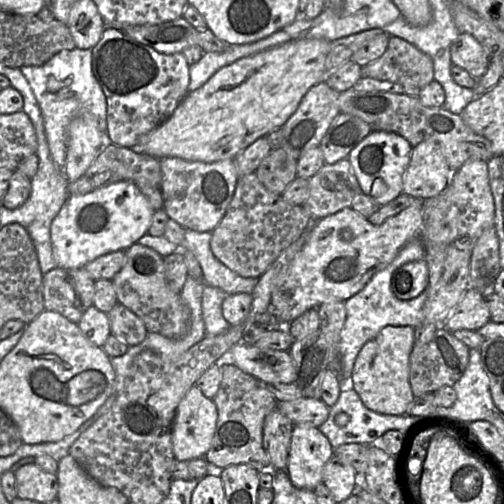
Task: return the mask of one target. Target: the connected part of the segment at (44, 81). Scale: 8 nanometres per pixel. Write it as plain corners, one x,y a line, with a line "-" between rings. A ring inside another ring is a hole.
76,48
73,50
62,50
53,56
49,61
47,61
42,66
24,66
20,68
20,71
25,76
29,82
32,91
37,99
38,105
41,109
43,117
43,127
45,132
45,137
47,140
47,145
51,159
55,165
62,169
66,162
66,153
67,153
67,129
70,122
77,116
79,113
88,111
95,115
99,122
106,123
106,112
107,112
107,102
105,94
98,81
96,80
92,72
92,53
91,49
79,49
-
67,78
71,79
69,84
66,84
61,89
53,92
48,86
49,79
55,81
65,82

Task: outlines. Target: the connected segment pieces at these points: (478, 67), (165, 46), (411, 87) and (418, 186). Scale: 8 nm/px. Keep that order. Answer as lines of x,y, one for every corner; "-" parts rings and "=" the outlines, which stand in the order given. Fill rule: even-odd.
460,33
450,48
453,65
466,70
475,79
480,79
487,71
489,57
486,49
467,33
=
182,17
161,24
107,25
107,27
119,29
127,36
143,44
149,45
152,48
164,54
180,53
187,47
196,46
197,36
199,34
199,31
=
391,36
385,53
362,67
362,76
400,84
404,89
404,94
418,97
423,88
434,81
434,66
430,56
409,42
=
423,141
412,149
404,174
403,193
421,199
434,198
448,186
452,173
440,146
433,141

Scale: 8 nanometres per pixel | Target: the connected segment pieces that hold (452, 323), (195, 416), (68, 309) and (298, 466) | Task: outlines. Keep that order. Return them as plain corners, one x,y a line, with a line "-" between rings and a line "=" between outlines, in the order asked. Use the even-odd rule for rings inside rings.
468,289
447,319
445,329
477,331
490,320
486,296
477,289
=
192,387
179,403
172,426
174,459
189,462
204,458
209,451
217,424
217,408
213,400
=
54,268
43,275
44,308
55,311
78,324
83,312
75,307
73,292
68,283
68,270
=
294,424
286,474
295,487
314,491
322,483
323,468
334,456
334,448
316,427

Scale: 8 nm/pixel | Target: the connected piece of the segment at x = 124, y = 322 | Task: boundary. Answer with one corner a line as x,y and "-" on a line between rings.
117,302
107,314
111,335
129,347
140,344
146,338
148,331
143,321
121,303

